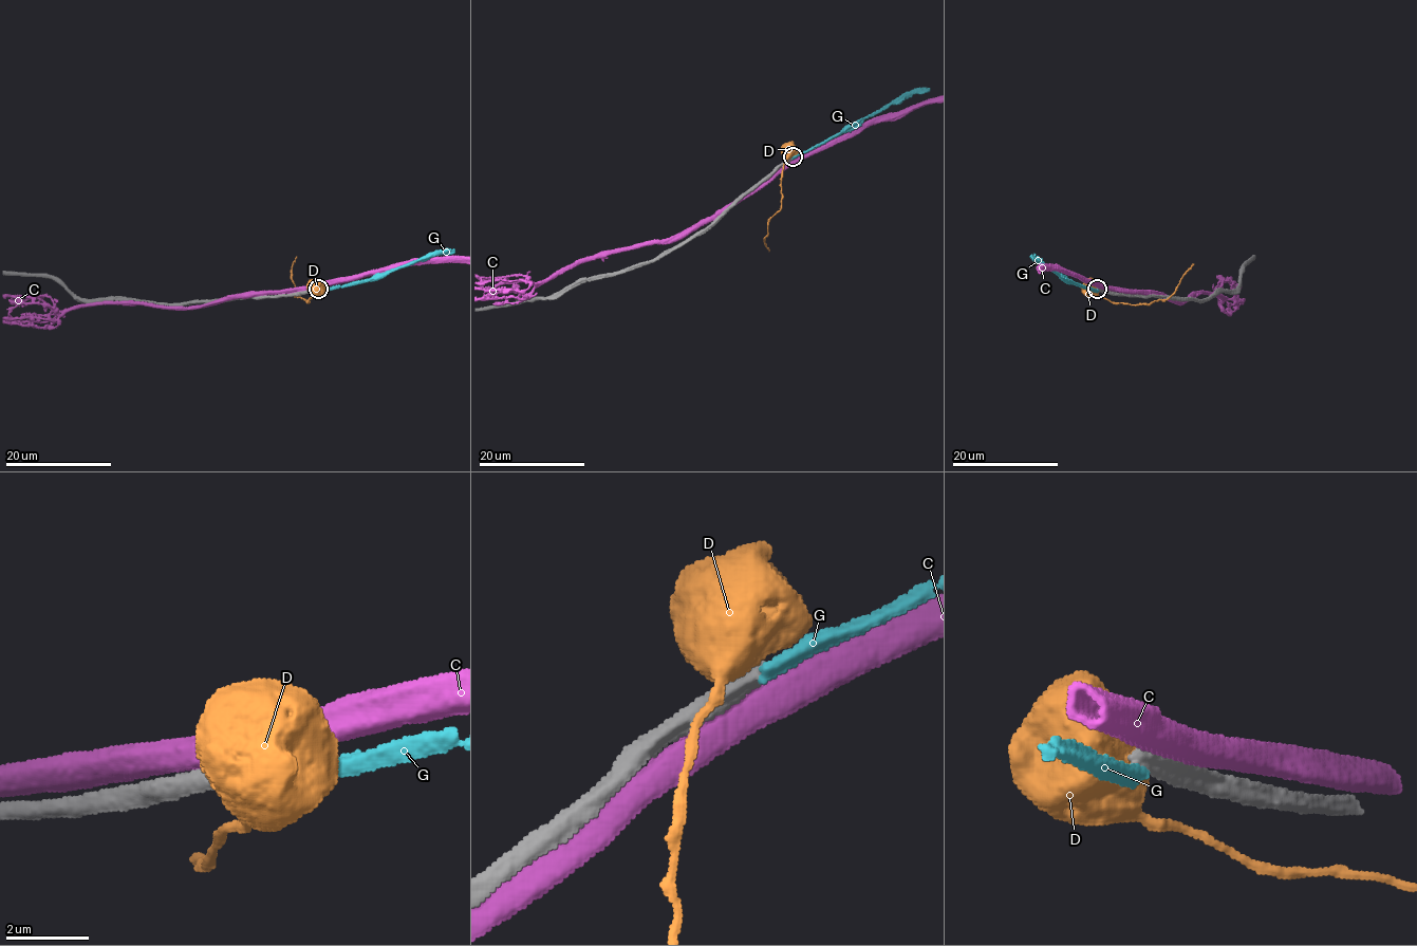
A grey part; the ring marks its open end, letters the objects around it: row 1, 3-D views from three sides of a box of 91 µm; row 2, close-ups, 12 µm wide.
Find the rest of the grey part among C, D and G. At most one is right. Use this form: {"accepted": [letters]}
{"accepted": []}

